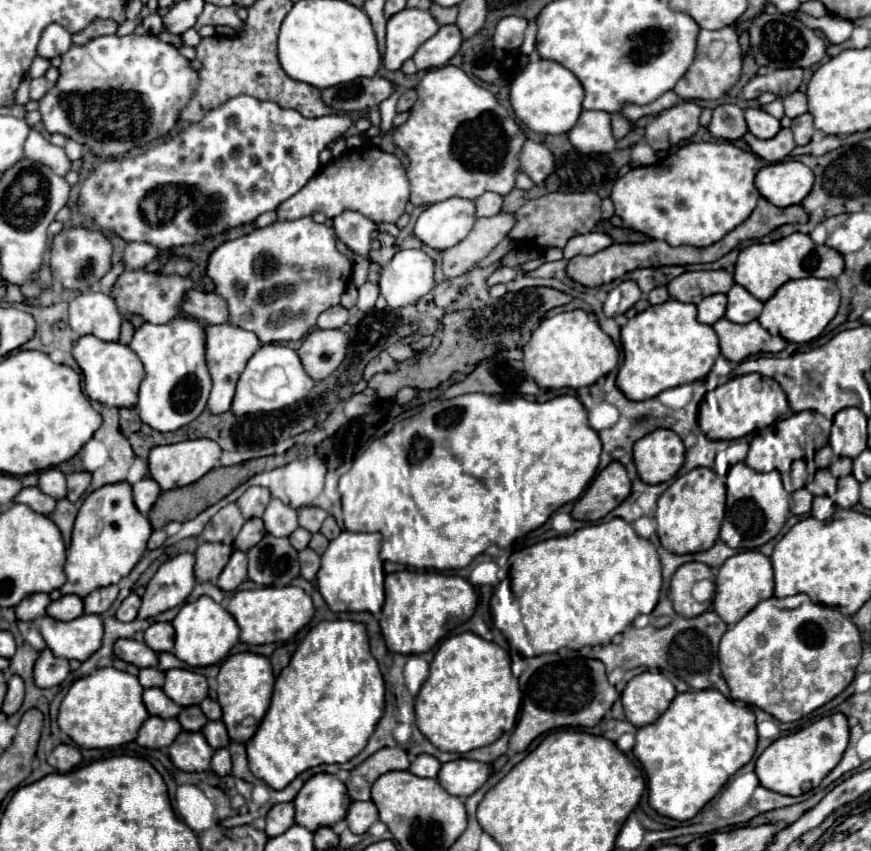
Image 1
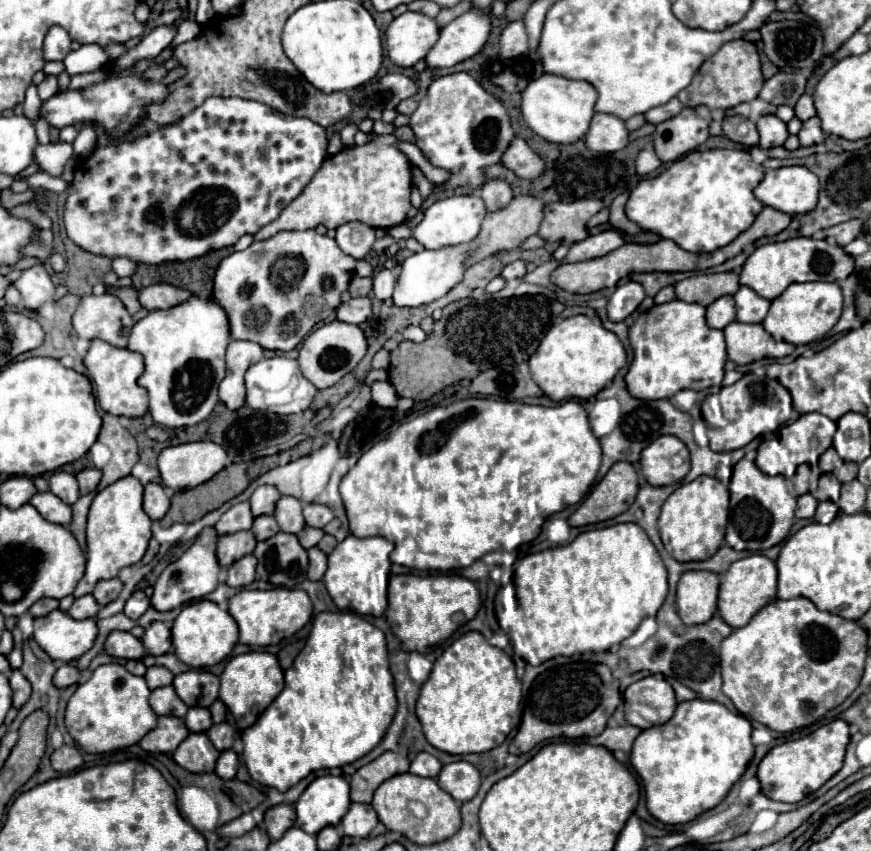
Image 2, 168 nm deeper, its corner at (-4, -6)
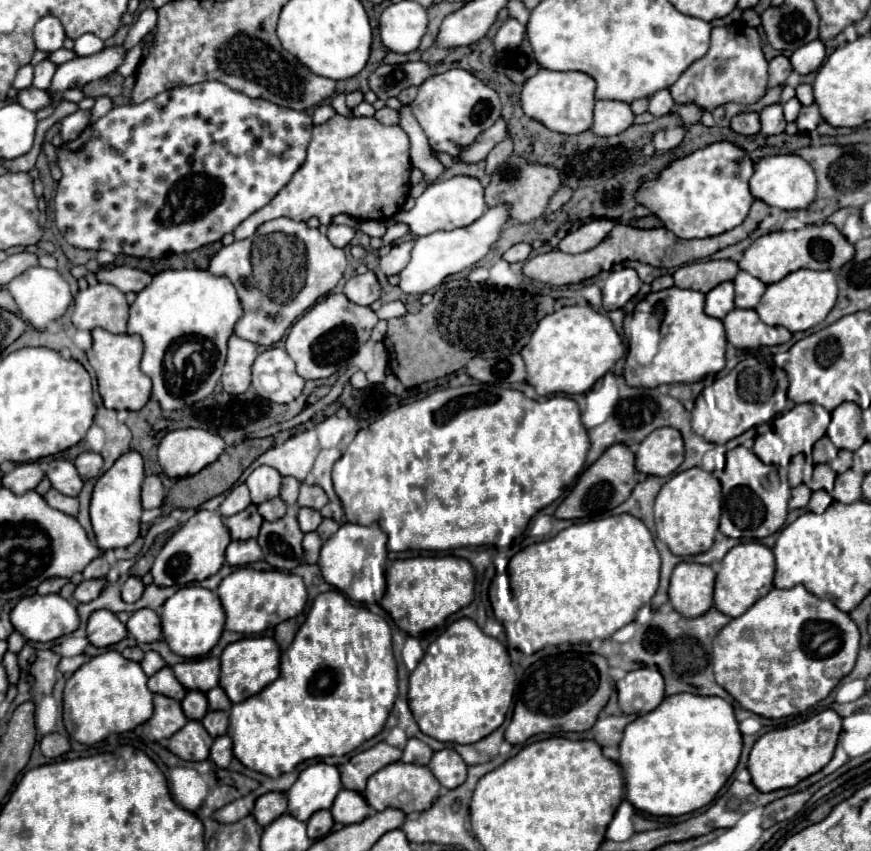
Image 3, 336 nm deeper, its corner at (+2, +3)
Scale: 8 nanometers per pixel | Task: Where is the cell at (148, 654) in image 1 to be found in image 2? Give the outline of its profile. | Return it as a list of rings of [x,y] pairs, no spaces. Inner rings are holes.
[[[112,631],[106,637],[104,653],[110,657],[120,657],[120,659],[142,659],[146,655],[146,649],[140,643],[140,639],[136,639],[132,633]]]

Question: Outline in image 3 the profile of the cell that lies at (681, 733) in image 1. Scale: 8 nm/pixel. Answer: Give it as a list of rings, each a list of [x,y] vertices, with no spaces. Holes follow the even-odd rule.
[[[674,694],[666,696],[664,702],[648,714],[638,716],[626,726],[624,738],[620,742],[620,758],[626,798],[642,812],[652,816],[682,816],[708,806],[718,790],[732,776],[742,752],[742,734],[738,730],[738,720],[730,702],[718,696],[700,694]]]

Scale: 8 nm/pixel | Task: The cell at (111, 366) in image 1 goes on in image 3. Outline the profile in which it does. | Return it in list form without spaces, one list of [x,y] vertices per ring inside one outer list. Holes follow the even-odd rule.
[[[102,328],[92,330],[92,348],[86,352],[86,356],[88,356],[90,366],[96,372],[98,392],[100,392],[106,408],[112,408],[112,410],[140,410],[148,402],[152,382],[140,370],[142,348],[144,346],[142,346],[140,336],[110,334]]]

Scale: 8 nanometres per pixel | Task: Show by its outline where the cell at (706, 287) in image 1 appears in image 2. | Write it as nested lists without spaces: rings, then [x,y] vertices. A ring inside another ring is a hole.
[[[734,271],[728,273],[704,273],[688,277],[680,283],[676,283],[676,297],[688,303],[700,303],[710,305],[718,297],[734,295],[736,289],[740,289],[740,277]],[[738,281],[738,287],[736,287]]]

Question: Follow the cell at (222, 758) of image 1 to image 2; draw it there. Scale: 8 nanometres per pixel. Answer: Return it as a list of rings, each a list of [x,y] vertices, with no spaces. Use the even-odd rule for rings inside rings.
[[[232,749],[222,751],[220,757],[218,757],[218,761],[216,761],[216,773],[222,779],[234,779],[236,769],[238,769],[238,755]]]

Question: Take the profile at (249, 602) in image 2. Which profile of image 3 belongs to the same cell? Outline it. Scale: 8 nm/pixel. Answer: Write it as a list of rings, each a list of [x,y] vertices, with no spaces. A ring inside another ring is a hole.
[[[238,568],[220,582],[218,598],[226,612],[226,630],[240,634],[262,634],[268,628],[274,628],[304,610],[306,586],[298,574],[284,574],[276,570],[256,572],[250,568]]]

